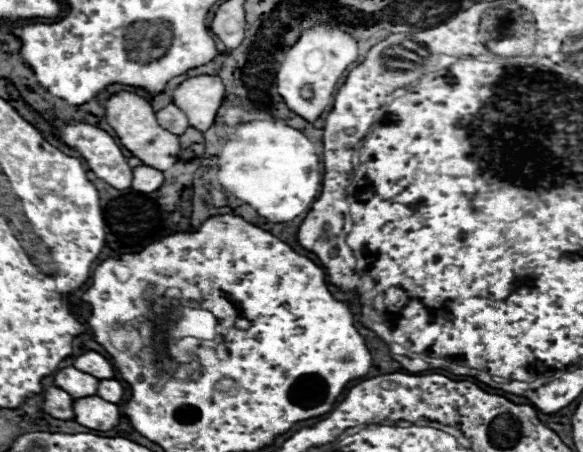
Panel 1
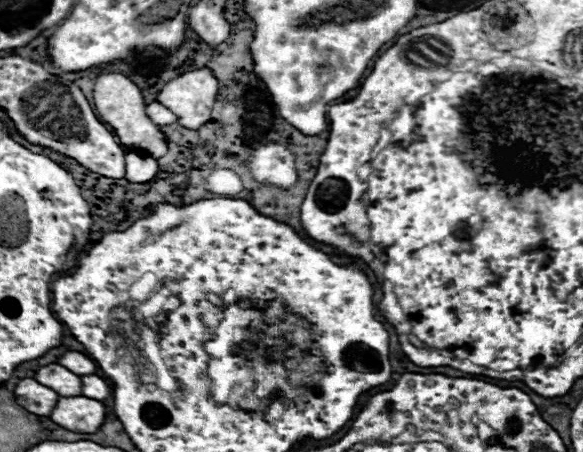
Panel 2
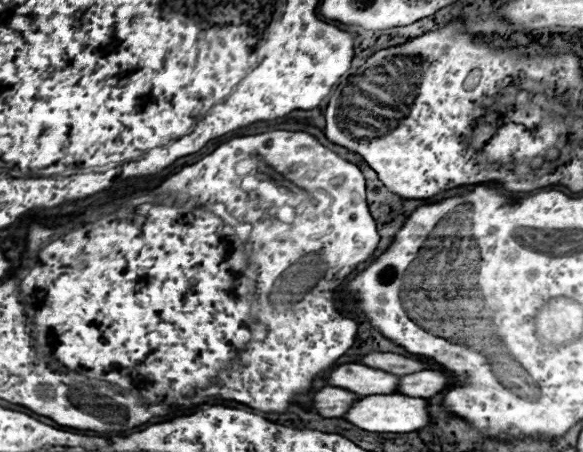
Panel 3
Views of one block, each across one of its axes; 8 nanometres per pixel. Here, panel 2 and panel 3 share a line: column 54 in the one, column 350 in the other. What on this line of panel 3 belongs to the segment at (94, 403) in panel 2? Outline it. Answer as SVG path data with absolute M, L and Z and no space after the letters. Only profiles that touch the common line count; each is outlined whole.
M372 394L372 396L362 396L358 398L350 410L344 414L344 418L368 432L376 434L386 434L386 432L412 432L420 430L430 424L428 416L428 402L424 398L410 398L404 394Z

